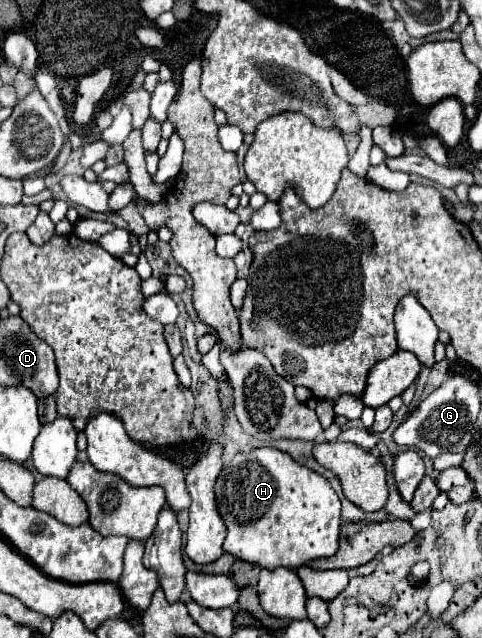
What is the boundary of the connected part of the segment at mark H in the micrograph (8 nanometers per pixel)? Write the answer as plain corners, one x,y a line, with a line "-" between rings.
273,447
253,449
247,455
237,453
233,461
223,467
215,481
215,501
219,515
227,525
227,539
223,551
233,557
255,563
263,569
299,569
307,561
319,557
331,557
339,549
339,527
341,527
341,501
331,489
329,481
315,471
291,461
287,453

